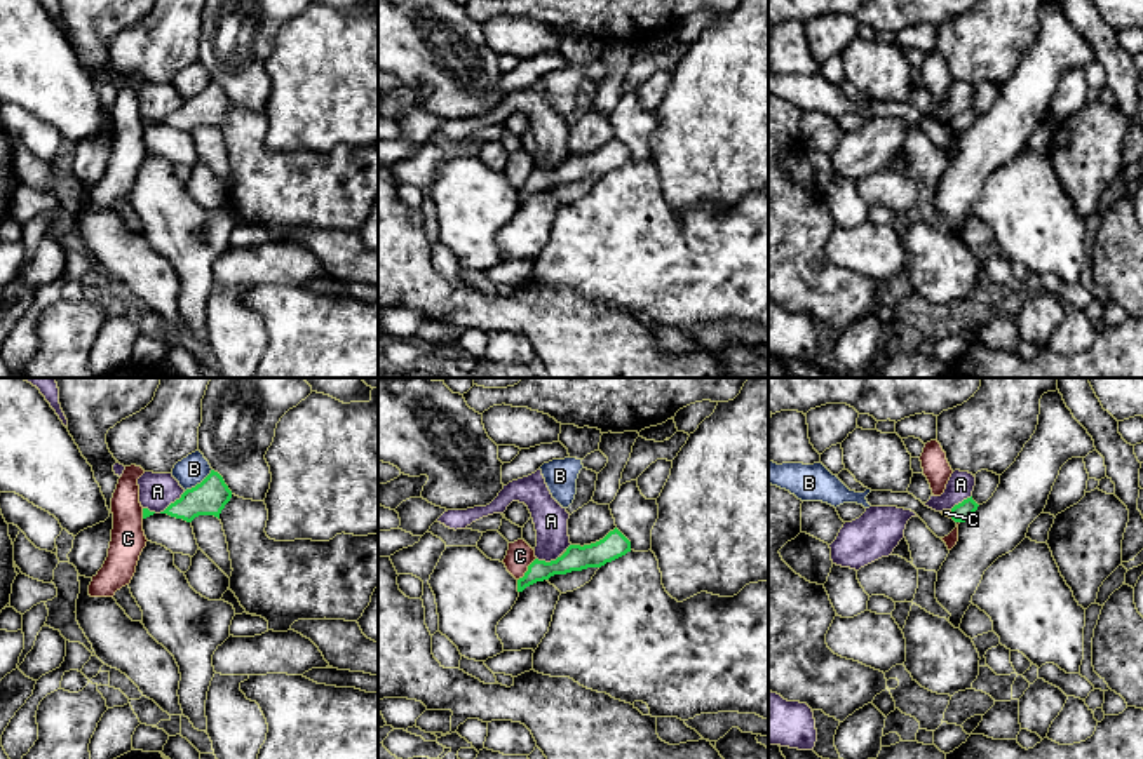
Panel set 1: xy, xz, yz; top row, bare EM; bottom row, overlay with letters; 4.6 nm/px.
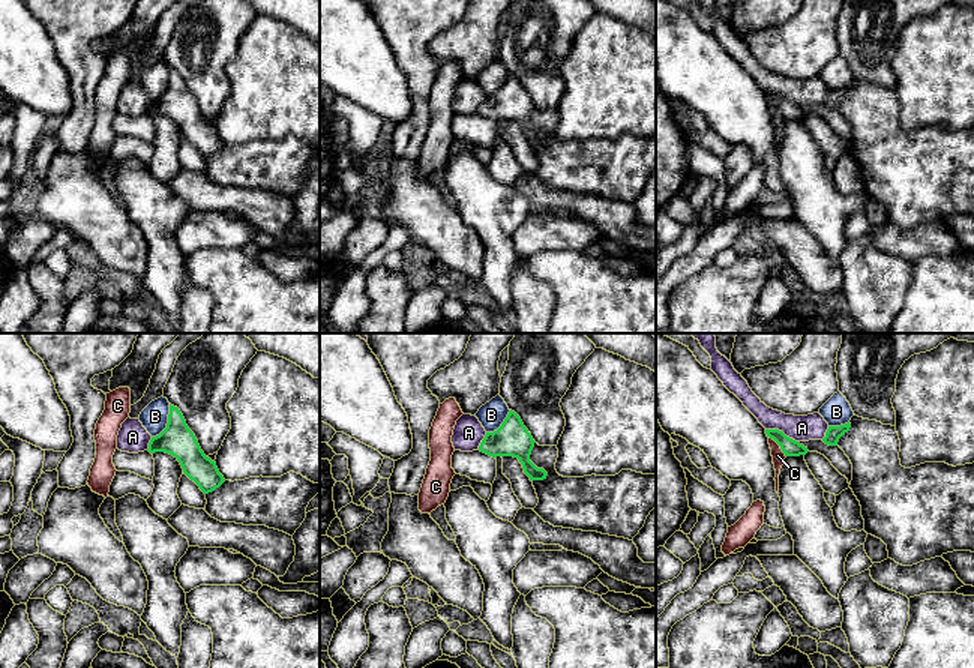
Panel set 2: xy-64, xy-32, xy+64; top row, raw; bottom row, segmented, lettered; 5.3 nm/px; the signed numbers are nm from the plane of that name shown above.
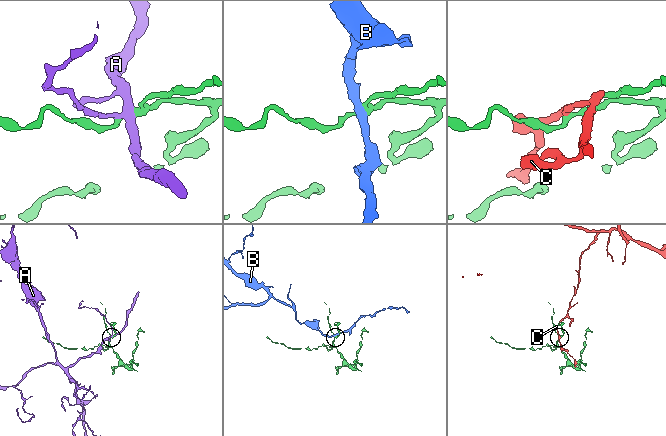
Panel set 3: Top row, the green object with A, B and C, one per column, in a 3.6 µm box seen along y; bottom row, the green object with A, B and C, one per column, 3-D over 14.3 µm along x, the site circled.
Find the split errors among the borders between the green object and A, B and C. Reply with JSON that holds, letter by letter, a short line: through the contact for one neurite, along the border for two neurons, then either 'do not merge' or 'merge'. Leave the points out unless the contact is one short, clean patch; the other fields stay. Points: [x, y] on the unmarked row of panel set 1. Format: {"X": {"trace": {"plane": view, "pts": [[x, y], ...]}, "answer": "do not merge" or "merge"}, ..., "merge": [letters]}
{"A": {"trace": {"plane": "xy", "pts": [[185, 101], [159, 122]]}, "answer": "do not merge"}, "B": {"trace": {"plane": "xy", "pts": [[211, 79], [185, 101]]}, "answer": "do not merge"}, "C": {"trace": {"plane": "xz", "pts": [[535, 167], [518, 190]]}, "answer": "do not merge"}, "merge": []}

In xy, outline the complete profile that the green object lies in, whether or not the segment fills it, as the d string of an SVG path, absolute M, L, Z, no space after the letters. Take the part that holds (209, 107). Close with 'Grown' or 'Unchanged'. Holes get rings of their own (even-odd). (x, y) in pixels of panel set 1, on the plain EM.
M211 80L211 84L195 97L186 99L179 110L171 113L164 122L171 127L192 132L199 125L214 125L220 129L221 120L230 111L232 101L223 87Z. Unchanged

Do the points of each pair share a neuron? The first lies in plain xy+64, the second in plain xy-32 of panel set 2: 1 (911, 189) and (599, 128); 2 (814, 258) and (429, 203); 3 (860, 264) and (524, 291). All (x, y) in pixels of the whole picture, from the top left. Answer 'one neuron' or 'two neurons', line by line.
1: two neurons
2: one neuron
3: one neuron

